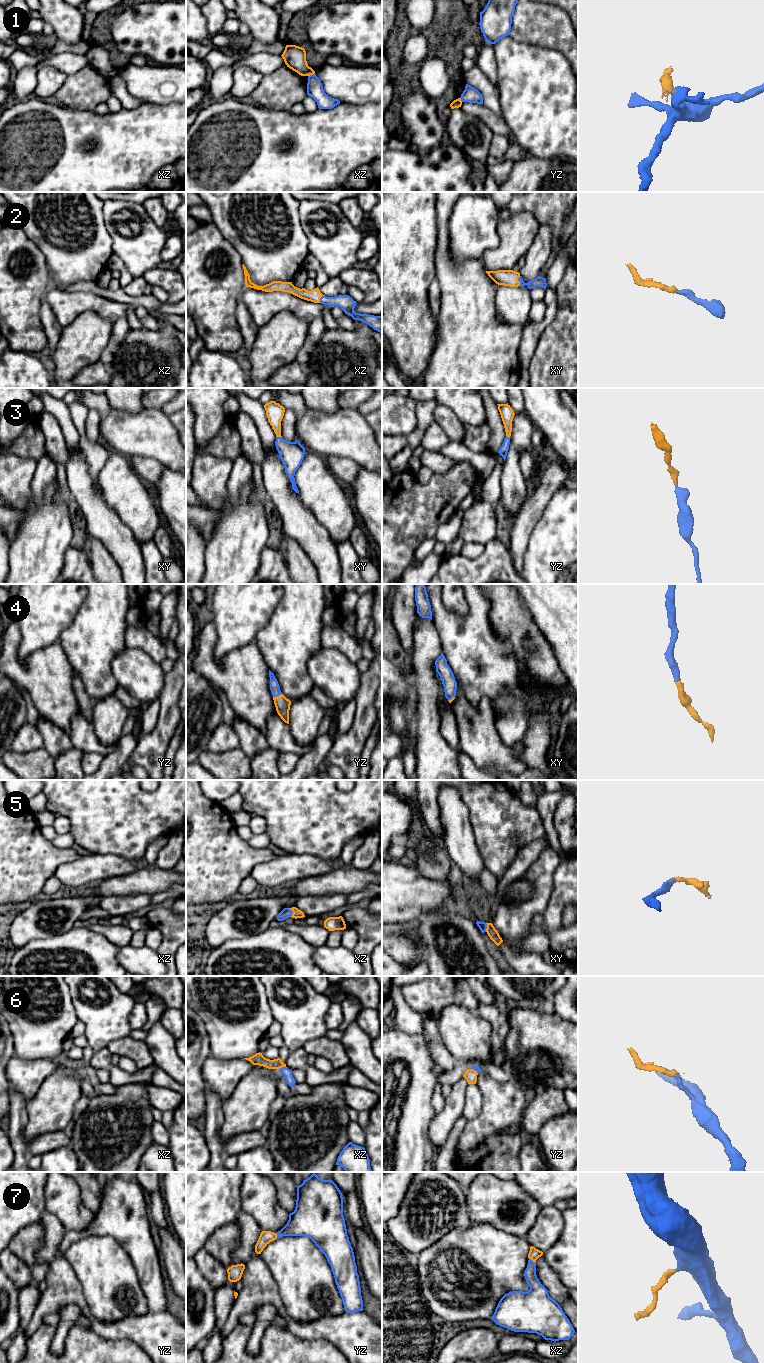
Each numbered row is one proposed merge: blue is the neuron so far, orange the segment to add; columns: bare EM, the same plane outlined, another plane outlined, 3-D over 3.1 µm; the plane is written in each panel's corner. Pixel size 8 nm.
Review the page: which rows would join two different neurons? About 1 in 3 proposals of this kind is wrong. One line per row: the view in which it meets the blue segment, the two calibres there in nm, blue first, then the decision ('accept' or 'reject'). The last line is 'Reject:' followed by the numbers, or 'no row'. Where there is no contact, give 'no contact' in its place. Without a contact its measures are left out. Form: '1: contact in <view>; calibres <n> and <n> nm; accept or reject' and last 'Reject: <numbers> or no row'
1: contact in xz; calibres 130 and 180 nm; reject
2: contact in xy; calibres 80 and 130 nm; accept
3: contact in xy; calibres 190 and 140 nm; accept
4: contact in yz; calibres 80 and 120 nm; accept
5: contact in xz; calibres 80 and 70 nm; accept
6: contact in xz; calibres 70 and 100 nm; reject
7: contact in xz; calibres 130 and 90 nm; accept
Reject: 1, 6

